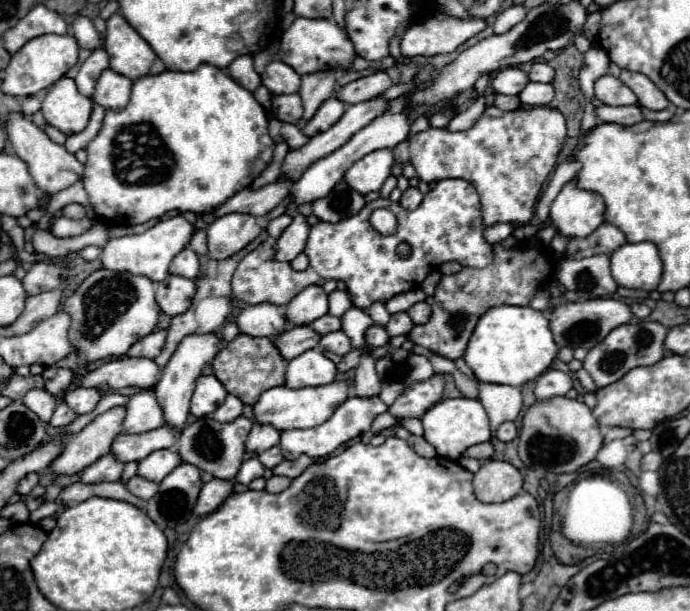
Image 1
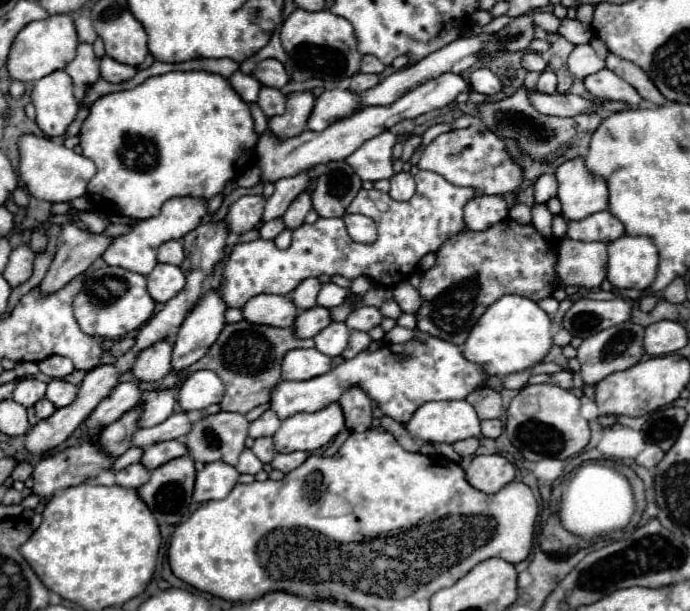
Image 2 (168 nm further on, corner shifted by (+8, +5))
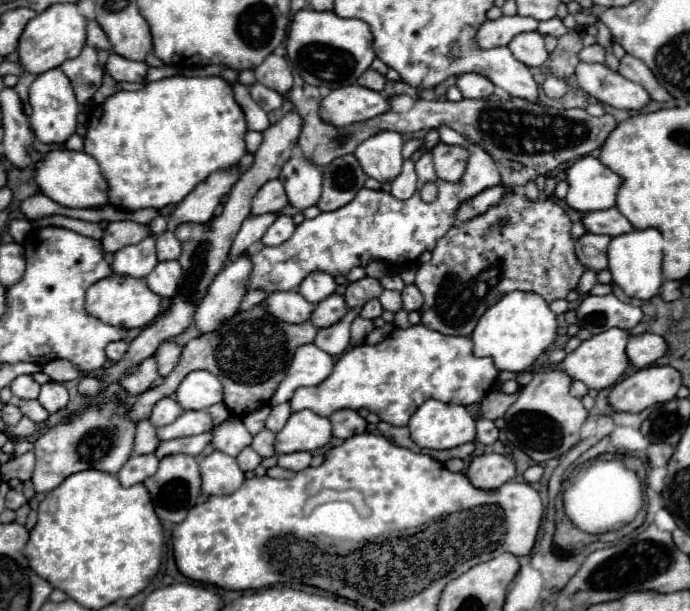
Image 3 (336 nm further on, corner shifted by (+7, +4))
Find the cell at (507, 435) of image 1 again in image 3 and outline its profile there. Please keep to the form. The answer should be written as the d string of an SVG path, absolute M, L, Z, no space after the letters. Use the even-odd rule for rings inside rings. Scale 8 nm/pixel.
M476 420L476 440L482 444L494 444L498 440L498 428L492 420Z

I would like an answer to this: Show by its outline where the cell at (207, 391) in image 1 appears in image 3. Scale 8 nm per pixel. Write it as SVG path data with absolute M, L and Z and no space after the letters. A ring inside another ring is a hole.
M196 370L190 372L176 390L176 400L184 410L204 410L222 402L222 384L218 376Z

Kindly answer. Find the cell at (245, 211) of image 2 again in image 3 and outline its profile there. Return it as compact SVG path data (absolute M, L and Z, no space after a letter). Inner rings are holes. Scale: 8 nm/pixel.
M278 178L266 182L258 194L254 196L254 202L252 202L252 214L258 216L258 214L266 214L266 212L278 212L282 210L284 206L288 204L288 198L286 198L286 192L284 192L284 186Z

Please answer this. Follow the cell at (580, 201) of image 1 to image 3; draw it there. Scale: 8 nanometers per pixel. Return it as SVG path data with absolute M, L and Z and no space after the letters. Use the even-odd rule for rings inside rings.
M584 156L566 170L566 182L570 184L568 206L580 212L594 212L616 204L616 194L624 180L598 158Z

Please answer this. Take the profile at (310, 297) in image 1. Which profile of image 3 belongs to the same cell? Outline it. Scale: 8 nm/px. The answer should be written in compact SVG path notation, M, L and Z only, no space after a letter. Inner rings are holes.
M320 270L314 274L308 274L302 284L298 286L298 292L308 300L318 304L320 300L328 298L336 290L336 280L332 274L322 274Z

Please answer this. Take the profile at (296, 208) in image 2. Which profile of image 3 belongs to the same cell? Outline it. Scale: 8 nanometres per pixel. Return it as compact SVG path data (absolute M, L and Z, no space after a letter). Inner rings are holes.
M292 156L284 164L278 178L284 182L288 202L292 206L304 210L318 202L322 190L322 170L312 160L304 156Z

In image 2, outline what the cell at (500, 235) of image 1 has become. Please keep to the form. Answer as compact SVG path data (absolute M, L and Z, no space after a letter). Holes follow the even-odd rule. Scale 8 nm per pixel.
M497 195L473 197L465 205L465 225L471 231L489 229L489 225L503 221L507 215L509 215L509 209L505 205L505 199Z

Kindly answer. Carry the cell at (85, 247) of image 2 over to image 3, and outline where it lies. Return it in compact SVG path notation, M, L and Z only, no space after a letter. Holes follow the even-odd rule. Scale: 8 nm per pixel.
M110 222L110 226L104 232L102 238L102 248L104 252L118 252L124 246L138 244L144 238L150 236L148 224L138 224L138 222Z

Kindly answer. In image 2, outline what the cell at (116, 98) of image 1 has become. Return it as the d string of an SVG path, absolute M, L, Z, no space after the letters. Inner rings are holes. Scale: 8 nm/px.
M111 57L101 59L101 77L109 83L125 83L137 73L137 67L123 65L119 61L113 61Z

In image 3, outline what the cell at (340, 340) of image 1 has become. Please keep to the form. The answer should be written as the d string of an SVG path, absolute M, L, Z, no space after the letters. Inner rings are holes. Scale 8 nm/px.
M361 307L350 309L346 318L342 318L338 324L328 326L328 328L320 328L314 344L320 350L328 352L330 356L340 356L342 352L346 352L346 348L350 344L350 324L360 314L361 309Z

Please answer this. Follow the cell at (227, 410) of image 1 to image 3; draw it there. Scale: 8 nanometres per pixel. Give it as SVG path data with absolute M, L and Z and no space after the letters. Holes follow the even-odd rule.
M220 402L218 404L214 404L211 407L211 417L213 420L213 424L215 426L221 424L223 421L227 419L230 412L227 410L225 404L223 402Z

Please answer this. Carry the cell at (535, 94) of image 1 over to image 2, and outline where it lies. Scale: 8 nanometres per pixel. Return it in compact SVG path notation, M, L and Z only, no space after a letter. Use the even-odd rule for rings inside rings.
M543 71L541 73L541 77L539 77L539 81L537 81L537 91L539 93L547 93L547 95L551 95L551 93L555 93L555 87L557 87L557 75L553 73L553 71Z

